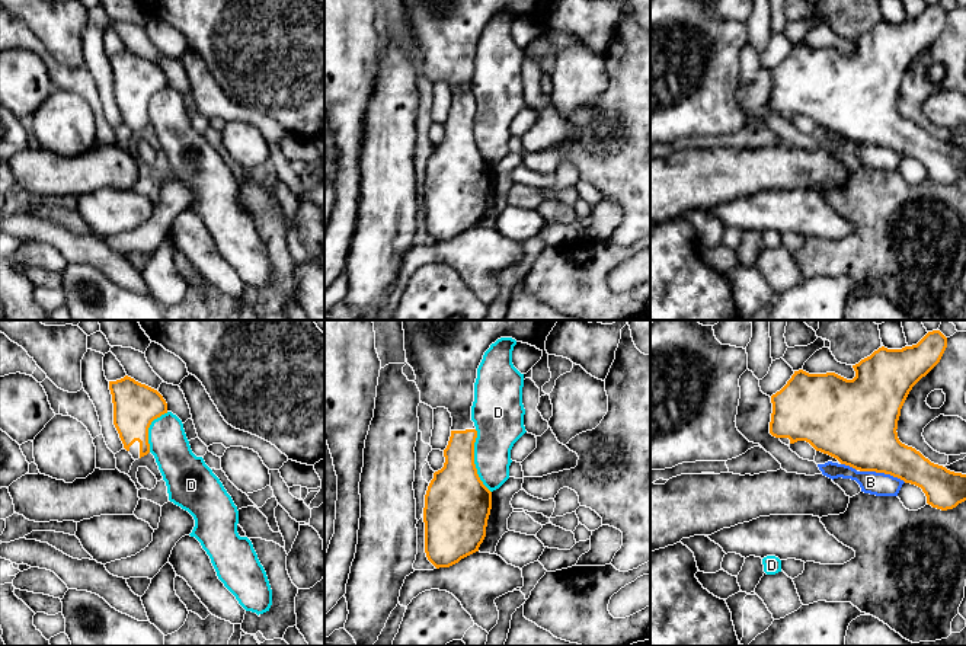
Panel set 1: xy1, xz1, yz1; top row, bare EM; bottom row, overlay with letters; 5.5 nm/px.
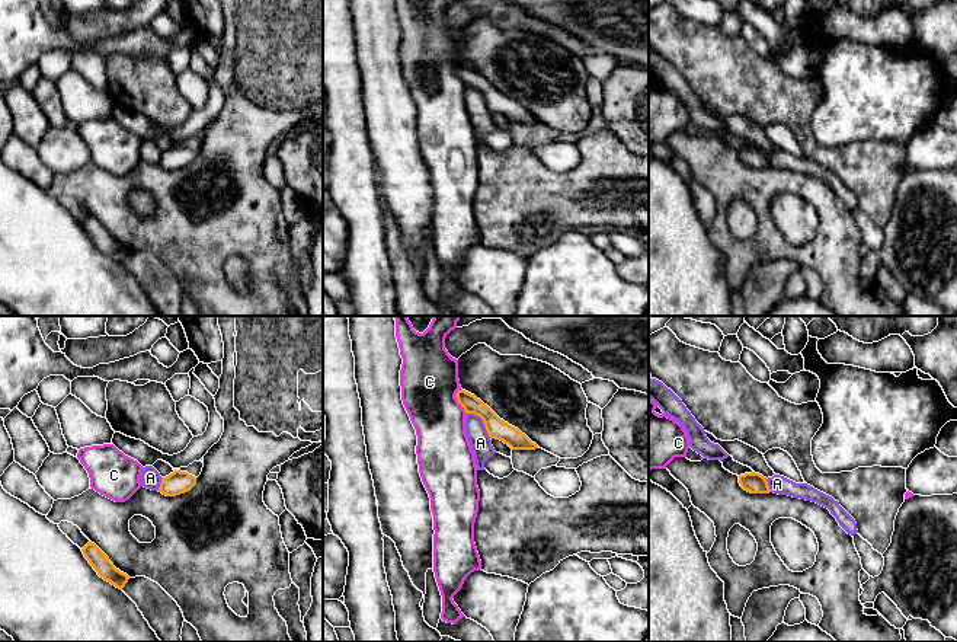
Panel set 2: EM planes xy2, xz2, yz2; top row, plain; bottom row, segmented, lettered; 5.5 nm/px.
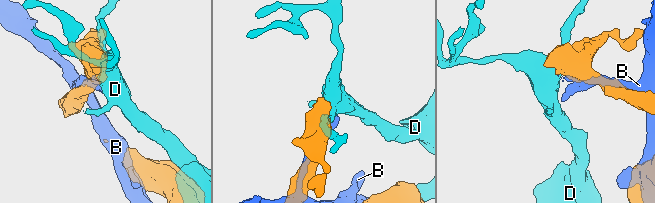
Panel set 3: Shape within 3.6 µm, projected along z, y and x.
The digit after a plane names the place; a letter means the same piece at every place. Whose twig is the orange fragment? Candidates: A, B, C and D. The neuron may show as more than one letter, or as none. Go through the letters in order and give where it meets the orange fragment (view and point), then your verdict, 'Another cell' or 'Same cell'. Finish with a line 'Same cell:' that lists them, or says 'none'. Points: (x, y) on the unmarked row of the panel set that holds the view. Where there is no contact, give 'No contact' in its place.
A: Touches orange at xz2 (483, 95). Another cell
B: Touches orange at yz1 (883, 146). Another cell
C: Touches orange at xz2 (457, 73). Another cell
D: Touches orange at xz1 (473, 136). Another cell
Same cell: none

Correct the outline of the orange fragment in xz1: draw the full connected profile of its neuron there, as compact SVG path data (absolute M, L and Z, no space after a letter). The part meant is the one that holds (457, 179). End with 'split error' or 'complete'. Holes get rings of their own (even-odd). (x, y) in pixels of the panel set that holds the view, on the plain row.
M403 0L407 38L416 49L420 76L432 83L445 81L452 92L451 111L444 124L444 141L434 147L423 182L425 227L436 242L450 242L461 233L479 226L486 211L492 183L492 166L483 159L474 138L477 105L471 95L474 57L484 26L500 12L512 12L543 26L532 41L532 55L546 70L543 60L550 55L546 15L554 0Z; split error

